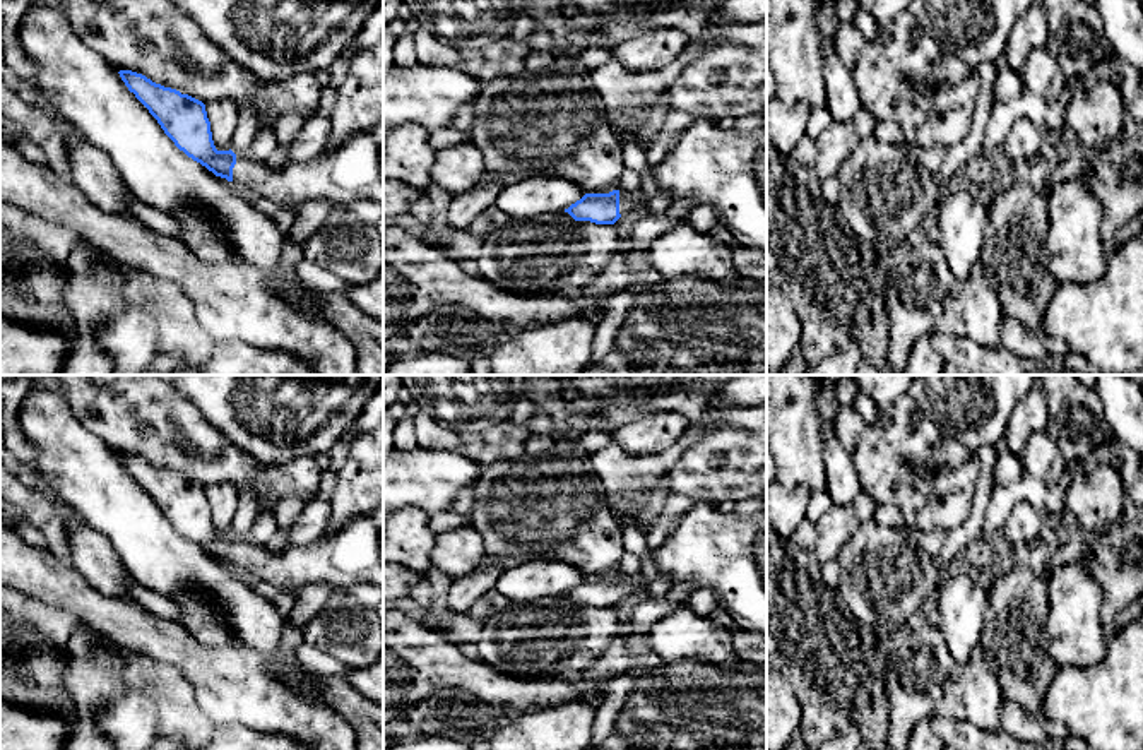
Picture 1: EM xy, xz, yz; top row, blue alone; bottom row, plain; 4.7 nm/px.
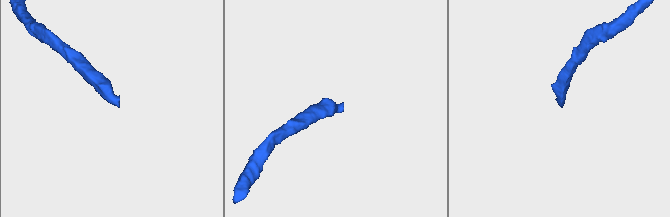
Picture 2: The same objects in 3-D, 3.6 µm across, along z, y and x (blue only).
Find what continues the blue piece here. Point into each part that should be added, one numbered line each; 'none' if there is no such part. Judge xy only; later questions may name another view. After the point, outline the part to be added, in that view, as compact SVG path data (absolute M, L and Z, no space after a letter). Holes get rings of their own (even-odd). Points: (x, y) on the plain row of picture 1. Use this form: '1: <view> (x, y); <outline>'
1: xy (353, 555); M383 502L337 534L306 545L289 545L279 553L236 538L233 567L284 592L299 591L308 584L351 587L368 582L383 589Z

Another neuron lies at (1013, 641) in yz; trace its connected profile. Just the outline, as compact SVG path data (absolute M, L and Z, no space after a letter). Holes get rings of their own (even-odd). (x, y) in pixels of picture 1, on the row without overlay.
M1015 565L987 591L986 625L980 649L1001 687L1003 700L1015 702L1030 716L1040 712L1045 690L1054 676L1047 664L1045 618L1049 611L1047 579L1028 565Z

